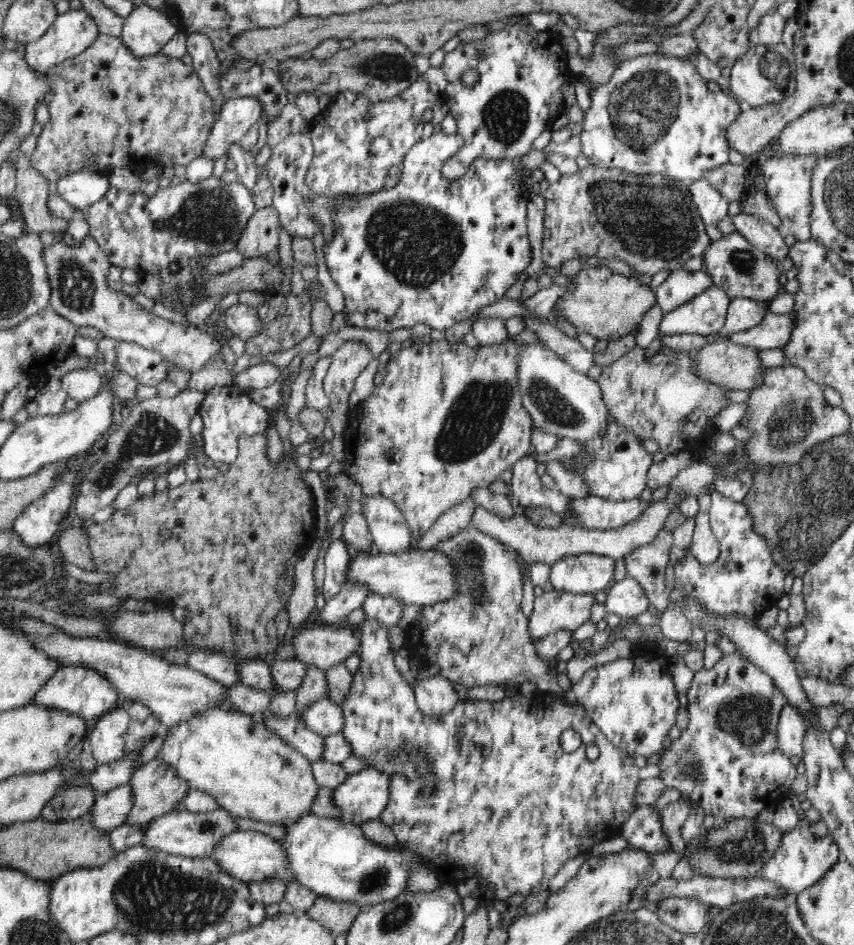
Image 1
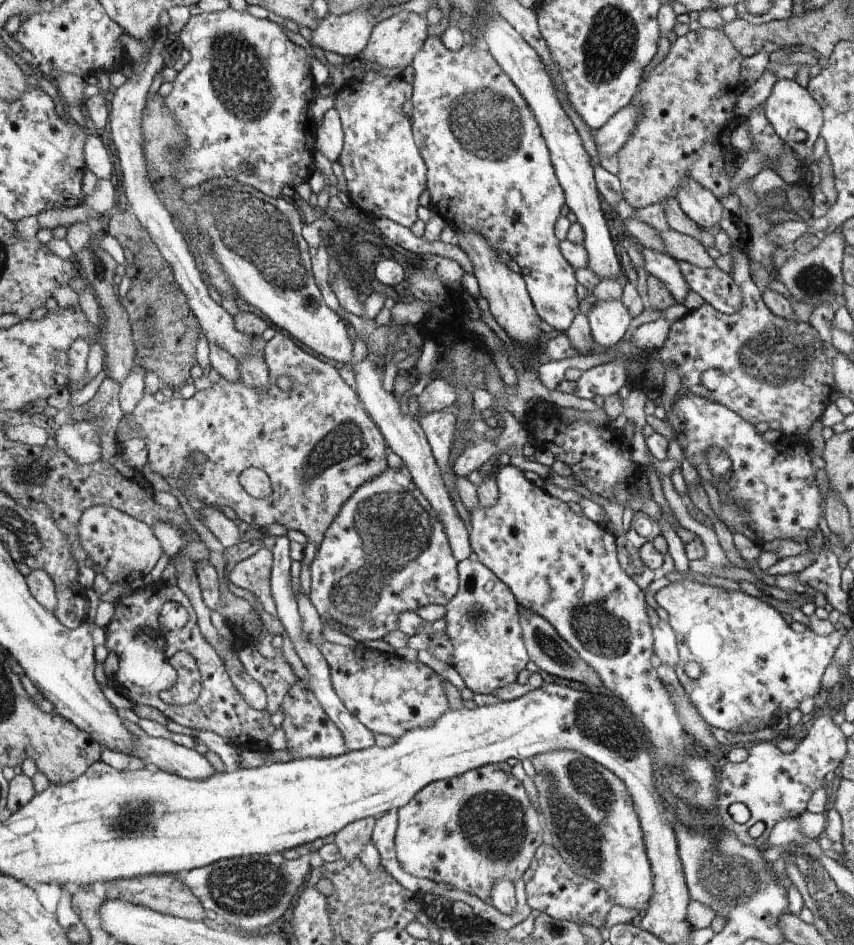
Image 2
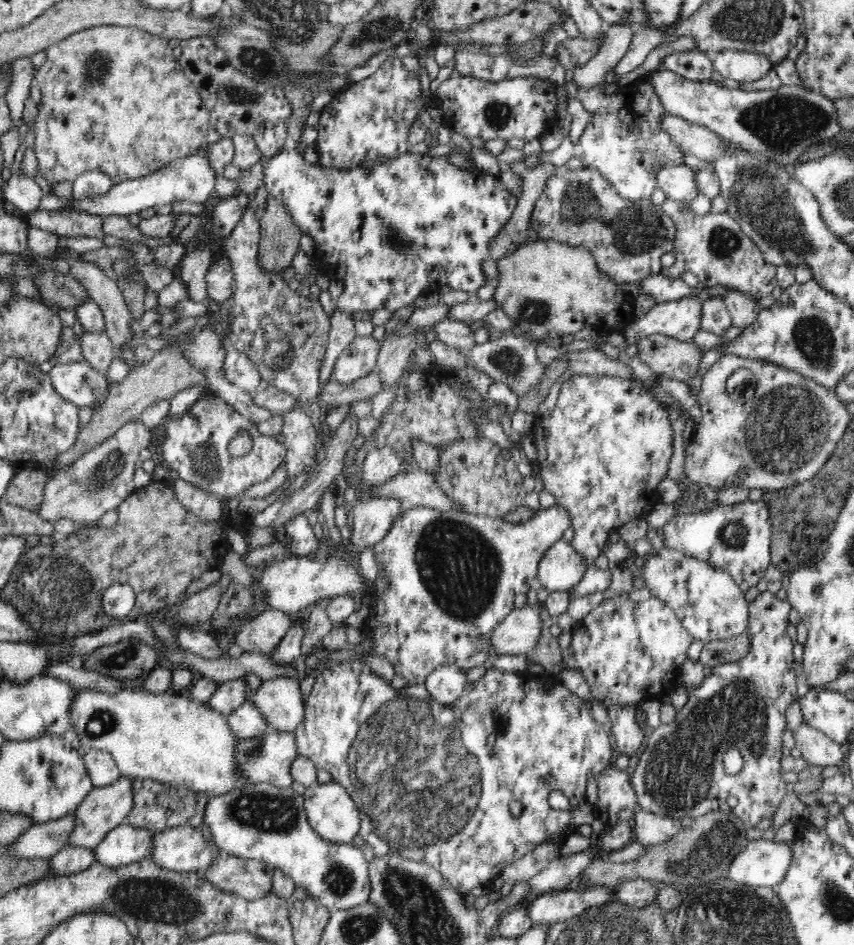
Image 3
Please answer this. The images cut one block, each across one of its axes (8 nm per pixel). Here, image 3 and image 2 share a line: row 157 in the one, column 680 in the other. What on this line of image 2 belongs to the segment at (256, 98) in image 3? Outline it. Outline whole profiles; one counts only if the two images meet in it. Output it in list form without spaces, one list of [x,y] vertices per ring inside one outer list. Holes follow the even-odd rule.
[[[680,261],[683,276],[687,278],[691,290],[699,294],[706,303],[714,307],[716,310],[724,314],[734,314],[736,310],[740,310],[742,304],[742,296],[747,293],[741,290],[740,284],[733,280],[732,277],[714,266],[714,268],[703,269],[696,265],[691,265],[689,262]]]

